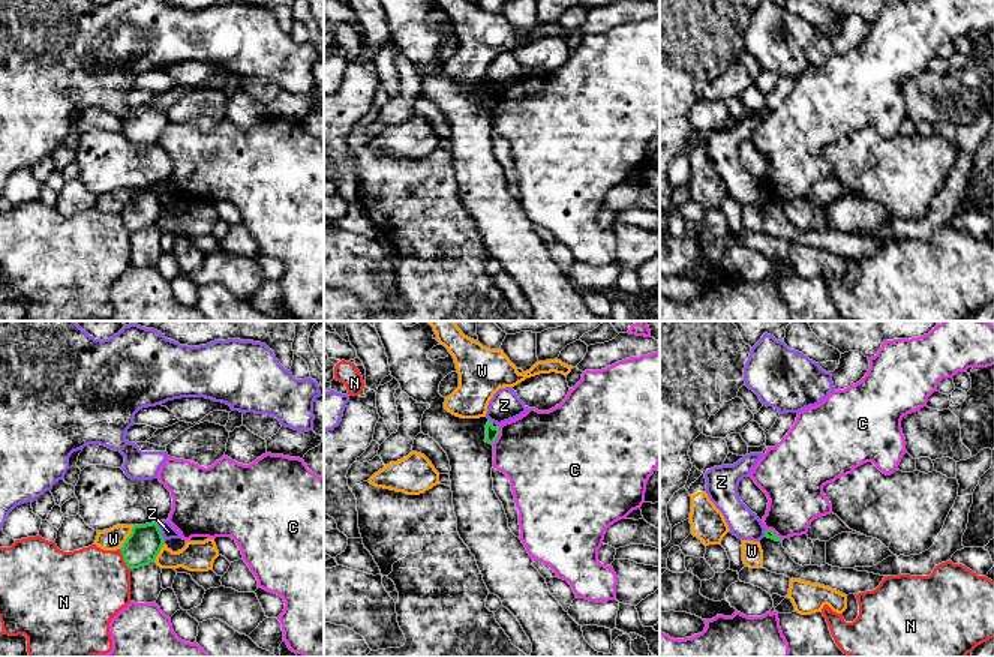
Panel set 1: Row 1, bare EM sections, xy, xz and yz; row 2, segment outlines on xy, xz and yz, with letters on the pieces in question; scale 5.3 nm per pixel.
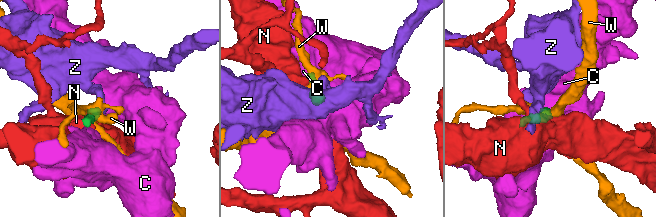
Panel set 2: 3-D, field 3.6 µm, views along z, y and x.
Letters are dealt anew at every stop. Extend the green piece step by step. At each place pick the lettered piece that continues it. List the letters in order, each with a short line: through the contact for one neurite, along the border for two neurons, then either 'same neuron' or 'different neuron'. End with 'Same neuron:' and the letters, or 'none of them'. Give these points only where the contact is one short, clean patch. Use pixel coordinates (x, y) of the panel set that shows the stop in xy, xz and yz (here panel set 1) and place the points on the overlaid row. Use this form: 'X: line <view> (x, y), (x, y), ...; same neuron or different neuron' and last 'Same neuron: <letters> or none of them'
C: different neuron
N: line xy (119, 549), (123, 561), (131, 569); different neuron
W: line xy (135, 525), (119, 548); different neuron
Z: line xy (156, 524), (165, 540); different neuron
Same neuron: none of them

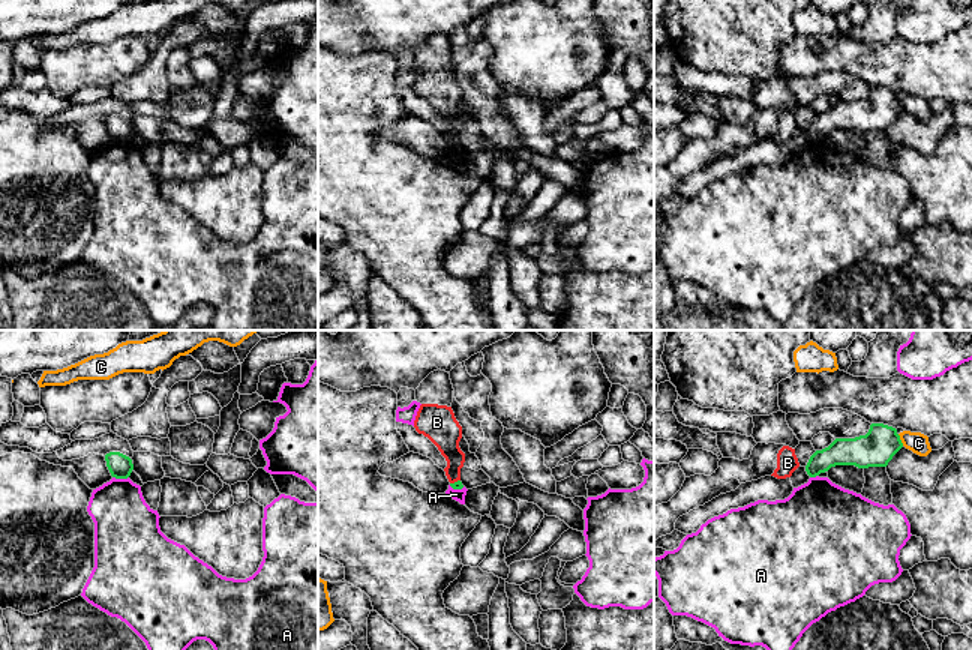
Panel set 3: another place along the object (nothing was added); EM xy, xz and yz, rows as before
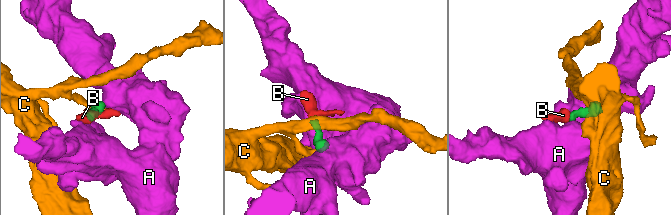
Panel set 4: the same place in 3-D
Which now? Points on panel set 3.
A: different neuron
B: same neuron
C: line yz (897, 434), (903, 445); different neuron
Same neuron: B

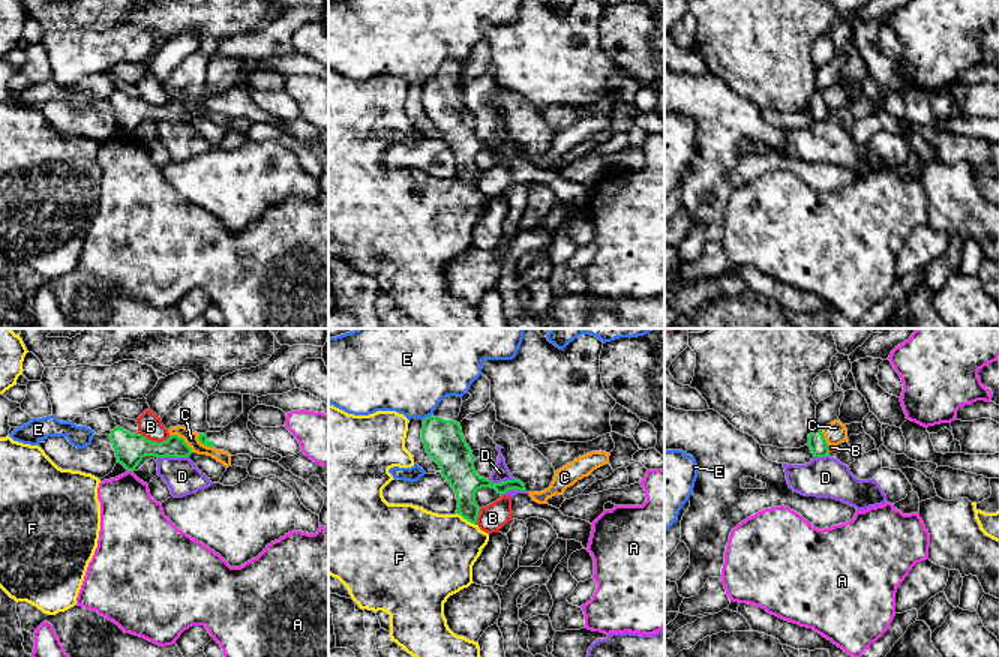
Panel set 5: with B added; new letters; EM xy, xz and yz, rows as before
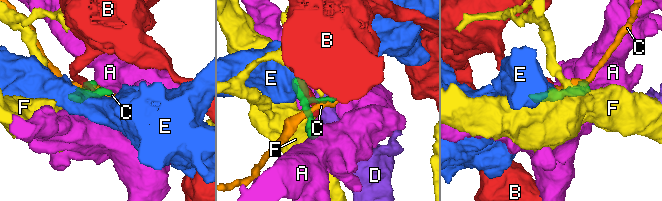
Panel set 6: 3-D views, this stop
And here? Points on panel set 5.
A: different neuron
B: line xy (138, 432), (156, 441), (165, 441), (170, 437); different neuron
C: line xy (170, 434), (177, 434), (194, 452); different neuron
D: different neuron
E: line xz (431, 414), (423, 420); different neuron
F: line xz (456, 512), (476, 525); different neuron
Same neuron: none of them

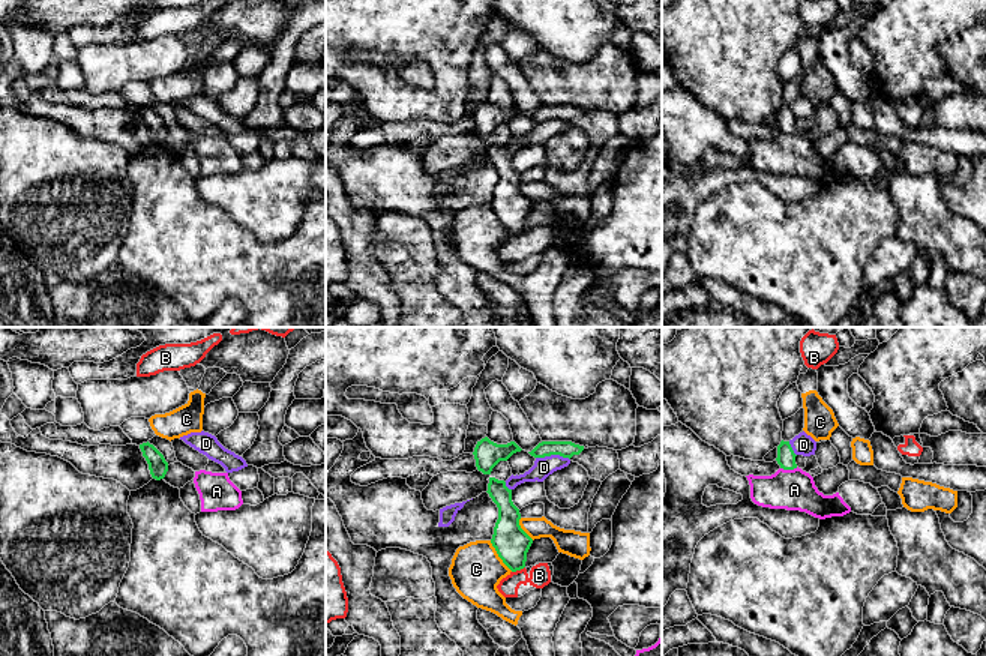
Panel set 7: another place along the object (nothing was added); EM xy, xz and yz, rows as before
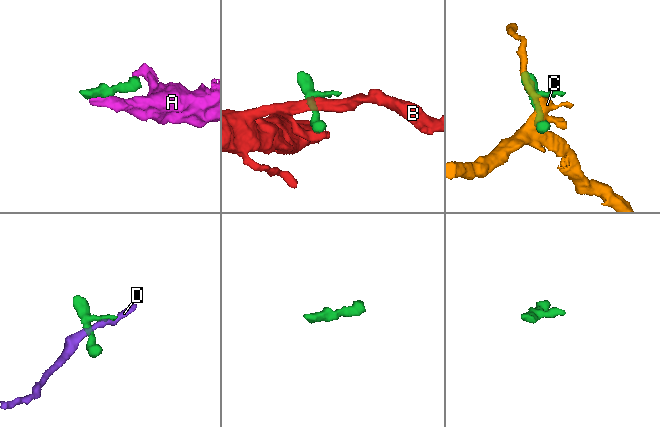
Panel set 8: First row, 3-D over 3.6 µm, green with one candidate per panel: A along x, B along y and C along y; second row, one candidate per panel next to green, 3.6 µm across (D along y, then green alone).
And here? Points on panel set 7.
A: different neuron
B: line xz (524, 566), (512, 572); different neuron
C: line xz (489, 541), (497, 556), (512, 571); different neuron
D: line xz (536, 457), (562, 455), (569, 460); different neuron
Same neuron: none of them

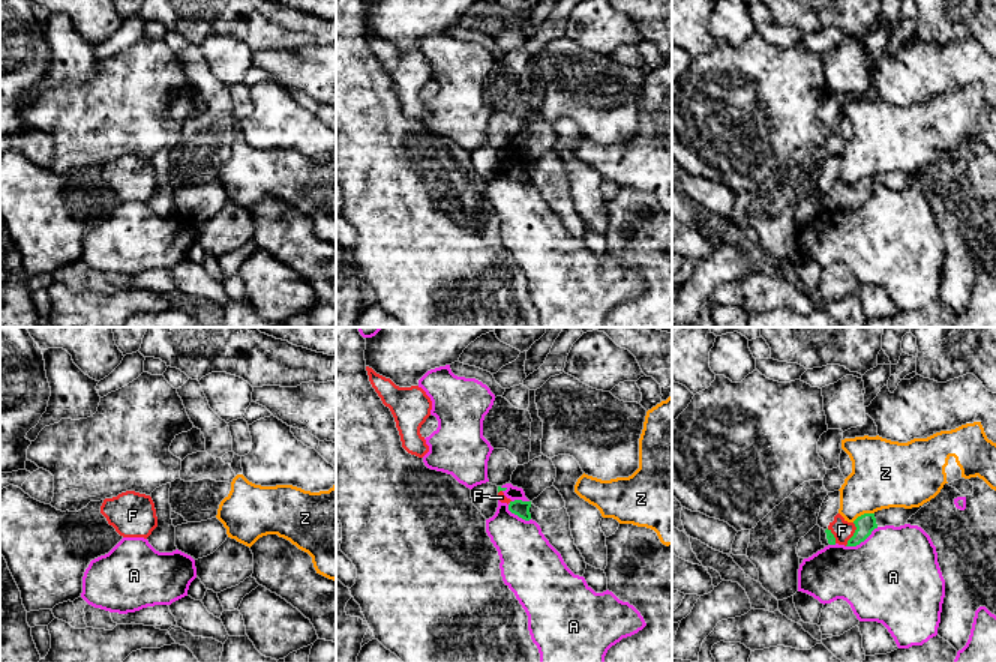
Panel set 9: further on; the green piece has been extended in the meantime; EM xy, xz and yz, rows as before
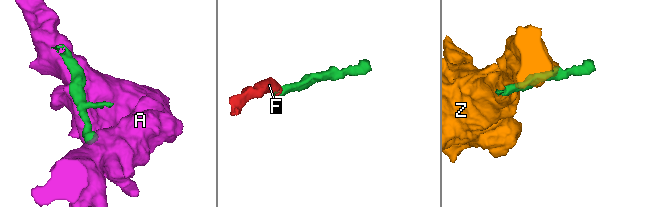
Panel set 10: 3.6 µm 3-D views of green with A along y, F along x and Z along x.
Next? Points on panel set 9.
A: different neuron
F: line yz (866, 524), (854, 535), (842, 530); same neuron
Z: different neuron
Same neuron: F

